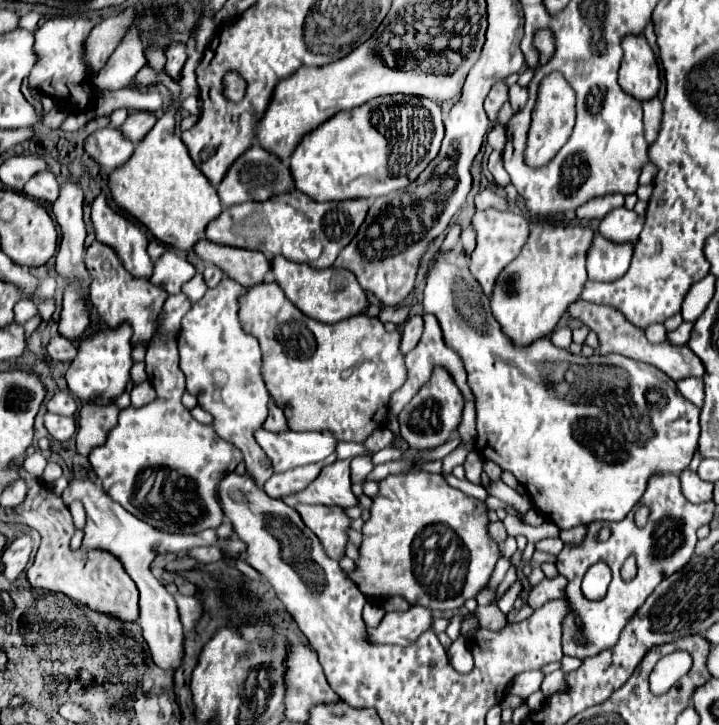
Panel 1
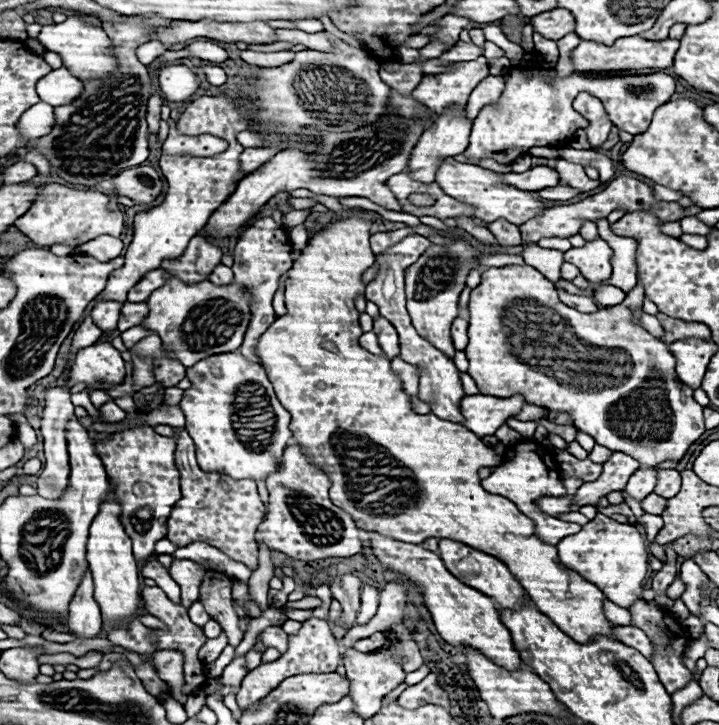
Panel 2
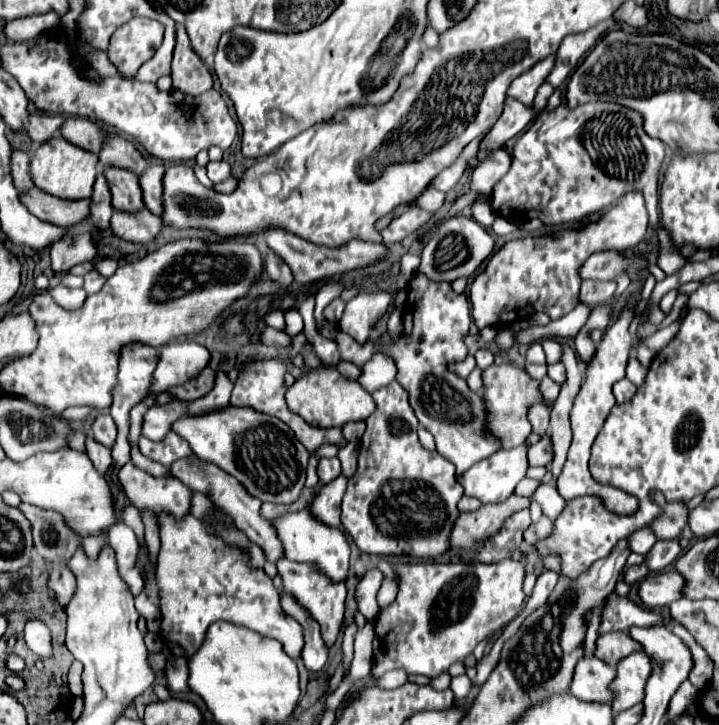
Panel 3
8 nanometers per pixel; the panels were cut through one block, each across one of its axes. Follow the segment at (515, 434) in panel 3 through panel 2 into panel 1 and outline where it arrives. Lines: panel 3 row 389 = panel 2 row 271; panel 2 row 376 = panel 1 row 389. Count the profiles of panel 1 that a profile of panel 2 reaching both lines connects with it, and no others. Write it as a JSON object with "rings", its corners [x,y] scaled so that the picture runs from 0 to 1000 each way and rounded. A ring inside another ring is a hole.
{"rings":[[[612,348],[609,356],[604,359],[595,381],[592,381],[592,397],[590,397],[590,430],[598,430],[609,439],[615,458],[618,458],[618,469],[620,474],[634,483],[637,488],[643,488],[648,513],[651,513],[651,530],[662,546],[662,590],[665,590],[665,604],[662,604],[662,621],[673,629],[673,634],[684,634],[690,637],[698,648],[712,651],[720,665],[737,679],[737,684],[743,687],[743,698],[768,720],[773,720],[782,731],[807,726],[807,723],[821,723],[826,717],[865,717],[879,698],[887,692],[887,687],[896,681],[901,659],[907,654],[924,654],[924,651],[935,651],[935,654],[946,654],[951,646],[957,646],[965,621],[971,618],[971,601],[974,601],[974,585],[971,585],[971,574],[974,574],[974,563],[965,560],[962,554],[957,554],[940,535],[940,527],[926,519],[921,510],[898,502],[893,505],[890,499],[871,494],[865,488],[823,488],[821,494],[804,488],[798,491],[793,483],[776,480],[768,474],[765,466],[754,466],[748,472],[743,472],[737,480],[726,483],[720,477],[715,477],[698,458],[695,447],[690,444],[690,439],[682,430],[682,417],[679,408],[670,403],[670,397],[665,394],[665,386],[656,381],[654,367],[651,367],[651,353],[645,348]]]}

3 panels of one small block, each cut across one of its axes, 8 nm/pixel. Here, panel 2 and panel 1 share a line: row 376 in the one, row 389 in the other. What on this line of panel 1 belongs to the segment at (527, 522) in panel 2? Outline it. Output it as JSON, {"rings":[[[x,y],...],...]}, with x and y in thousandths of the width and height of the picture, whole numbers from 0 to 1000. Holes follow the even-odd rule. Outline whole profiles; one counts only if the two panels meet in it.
{"rings":[[[367,389],[350,394],[334,419],[334,441],[339,455],[362,469],[367,488],[367,527],[401,577],[403,593],[428,596],[462,596],[467,607],[503,612],[540,571],[540,554],[548,538],[565,527],[562,488],[556,486],[556,458],[540,458],[534,447],[509,433],[481,439],[467,447],[448,447],[420,433],[392,403],[384,389]]]}

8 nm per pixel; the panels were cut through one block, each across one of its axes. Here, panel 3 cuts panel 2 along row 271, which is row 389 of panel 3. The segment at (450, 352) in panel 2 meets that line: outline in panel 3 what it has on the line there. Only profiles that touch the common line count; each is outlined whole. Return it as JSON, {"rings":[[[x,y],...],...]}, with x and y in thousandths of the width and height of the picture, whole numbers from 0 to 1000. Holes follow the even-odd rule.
{"rings":[[[581,375],[567,389],[562,455],[551,469],[534,463],[526,472],[515,469],[501,477],[478,458],[470,457],[467,461],[467,474],[476,497],[506,505],[520,488],[529,486],[551,499],[554,527],[570,543],[570,560],[579,577],[604,601],[609,626],[634,643],[637,657],[643,657],[656,640],[695,621],[693,604],[679,593],[679,571],[670,557],[670,543],[656,541],[648,524],[631,519],[631,513],[623,510],[626,499],[648,494],[645,463],[651,461],[654,444],[654,417],[648,406],[631,403],[626,389],[604,389]]]}

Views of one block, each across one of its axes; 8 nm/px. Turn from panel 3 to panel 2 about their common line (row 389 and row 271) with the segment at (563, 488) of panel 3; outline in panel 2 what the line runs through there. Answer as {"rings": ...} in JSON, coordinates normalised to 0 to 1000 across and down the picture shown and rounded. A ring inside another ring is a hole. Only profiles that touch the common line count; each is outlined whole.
{"rings":[[[840,331],[815,334],[809,342],[793,342],[784,348],[787,361],[798,364],[807,378],[821,389],[837,389],[846,386],[851,378],[851,342]]]}

